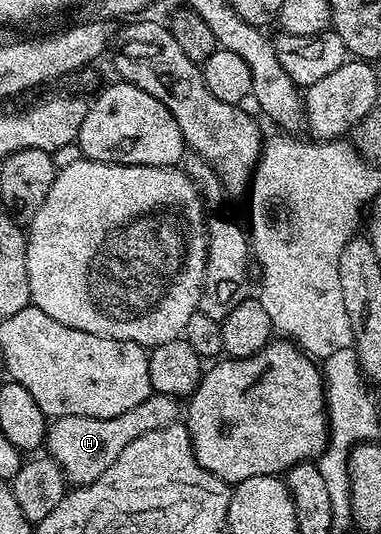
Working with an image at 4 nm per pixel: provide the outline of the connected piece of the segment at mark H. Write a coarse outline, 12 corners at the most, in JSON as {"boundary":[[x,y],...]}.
{"boundary":[[152,392],[112,418],[65,416],[45,450],[72,487],[93,484],[137,436],[176,425]]}

